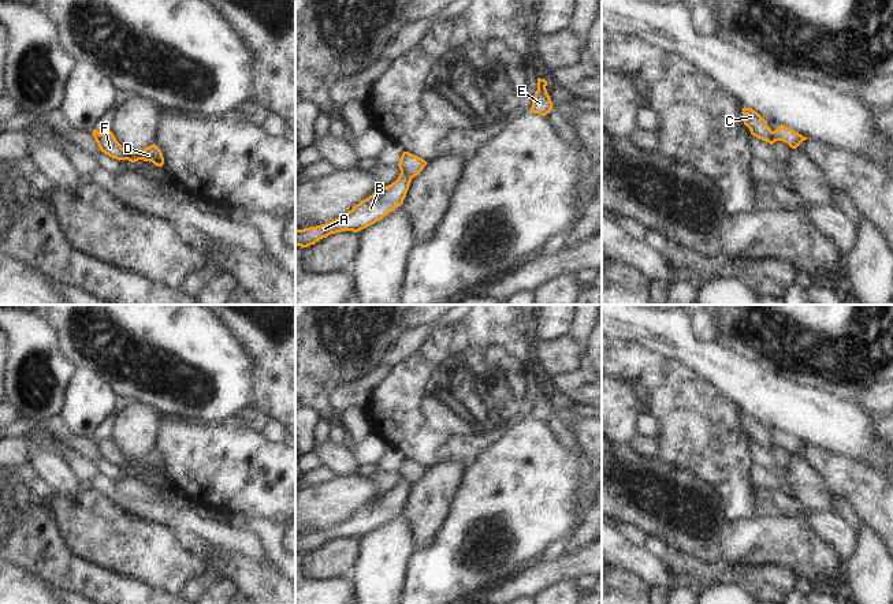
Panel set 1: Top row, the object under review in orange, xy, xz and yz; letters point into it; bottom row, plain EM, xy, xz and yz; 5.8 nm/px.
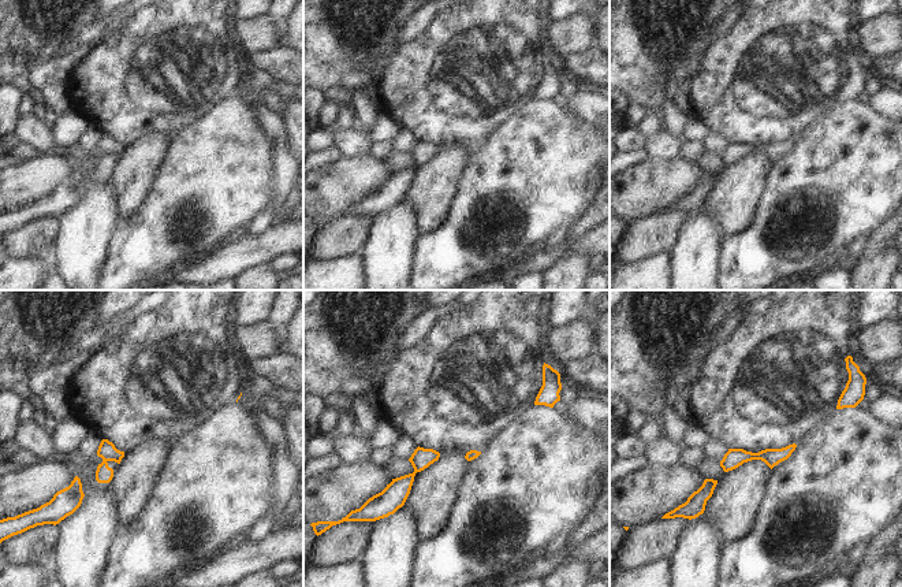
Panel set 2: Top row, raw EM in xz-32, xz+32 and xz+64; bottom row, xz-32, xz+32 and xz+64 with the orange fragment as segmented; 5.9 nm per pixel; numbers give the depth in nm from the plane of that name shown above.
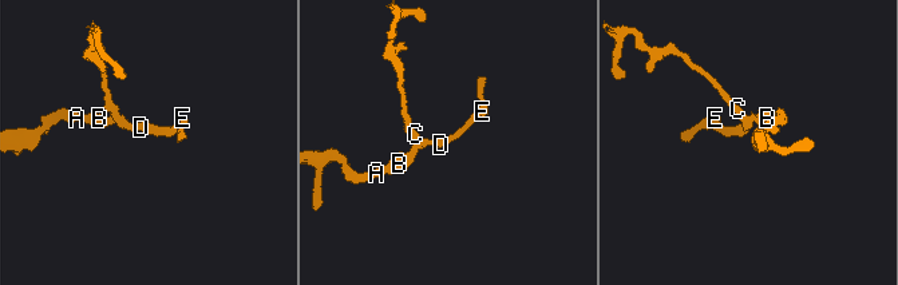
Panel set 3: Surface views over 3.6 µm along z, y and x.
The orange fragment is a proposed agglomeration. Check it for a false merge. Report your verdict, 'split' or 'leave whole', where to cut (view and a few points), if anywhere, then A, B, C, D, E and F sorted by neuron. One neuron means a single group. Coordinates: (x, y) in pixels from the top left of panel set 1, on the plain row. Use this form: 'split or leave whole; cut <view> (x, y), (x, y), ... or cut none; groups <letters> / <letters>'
split; cut xz (401, 477), (410, 484); groups A B / C D E F

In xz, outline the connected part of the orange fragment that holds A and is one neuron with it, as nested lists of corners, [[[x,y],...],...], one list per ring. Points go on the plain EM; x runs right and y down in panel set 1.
[[[403,478],[391,491],[377,496],[343,522],[316,533],[295,536],[295,552],[308,553],[331,540],[358,538],[403,510],[412,484]]]

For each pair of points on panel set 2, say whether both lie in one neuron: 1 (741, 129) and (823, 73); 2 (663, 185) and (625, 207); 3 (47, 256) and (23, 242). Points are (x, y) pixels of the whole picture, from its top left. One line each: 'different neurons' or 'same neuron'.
1: same neuron
2: same neuron
3: different neurons

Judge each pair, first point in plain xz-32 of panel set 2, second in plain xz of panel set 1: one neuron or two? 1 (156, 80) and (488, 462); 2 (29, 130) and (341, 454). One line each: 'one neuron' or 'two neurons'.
1: two neurons
2: one neuron

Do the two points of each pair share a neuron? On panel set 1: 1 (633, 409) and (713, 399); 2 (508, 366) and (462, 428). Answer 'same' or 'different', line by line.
1: different
2: same

